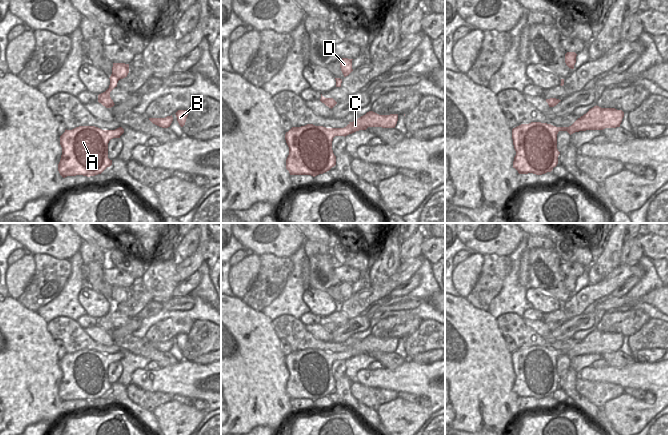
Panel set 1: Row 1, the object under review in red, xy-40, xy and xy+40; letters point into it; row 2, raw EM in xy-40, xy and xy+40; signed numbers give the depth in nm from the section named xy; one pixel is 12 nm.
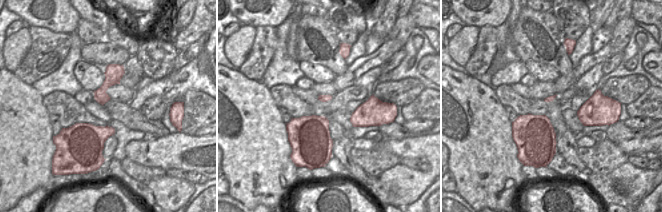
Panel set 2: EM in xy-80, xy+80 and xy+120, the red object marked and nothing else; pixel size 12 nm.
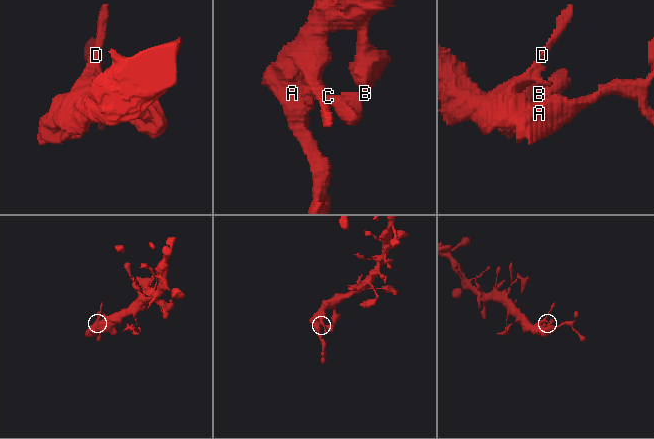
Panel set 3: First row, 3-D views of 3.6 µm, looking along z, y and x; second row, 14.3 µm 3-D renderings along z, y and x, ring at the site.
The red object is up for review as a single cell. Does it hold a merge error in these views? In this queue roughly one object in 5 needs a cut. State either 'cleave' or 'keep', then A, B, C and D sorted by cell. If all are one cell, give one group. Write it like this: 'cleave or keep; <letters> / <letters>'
keep; A B C D

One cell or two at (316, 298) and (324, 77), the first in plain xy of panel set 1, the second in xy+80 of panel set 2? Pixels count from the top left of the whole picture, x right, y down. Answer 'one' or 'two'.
one

